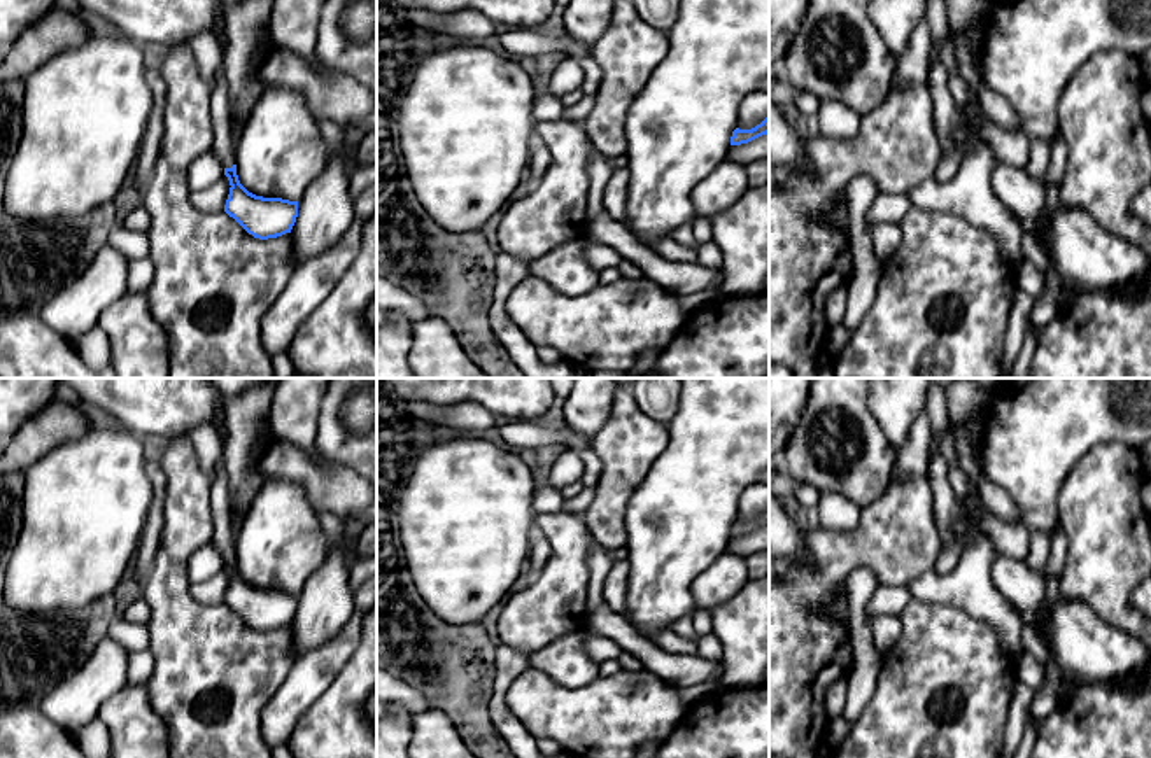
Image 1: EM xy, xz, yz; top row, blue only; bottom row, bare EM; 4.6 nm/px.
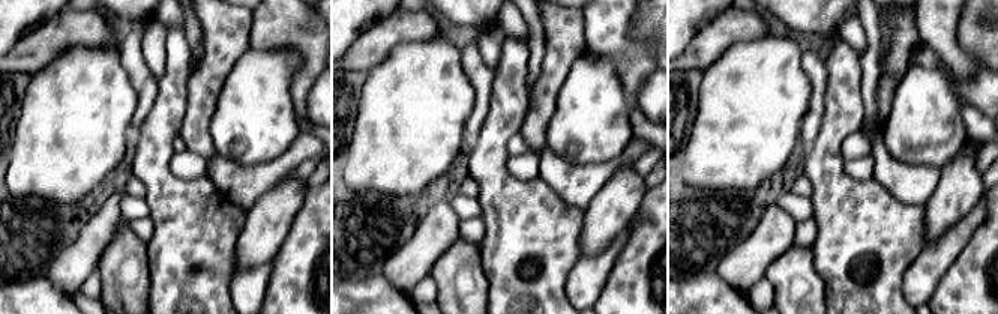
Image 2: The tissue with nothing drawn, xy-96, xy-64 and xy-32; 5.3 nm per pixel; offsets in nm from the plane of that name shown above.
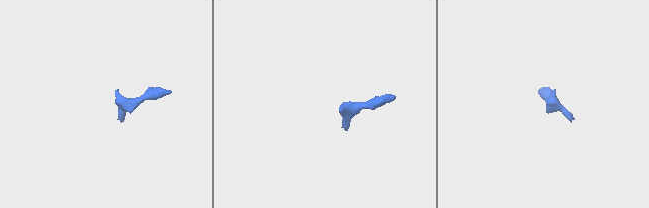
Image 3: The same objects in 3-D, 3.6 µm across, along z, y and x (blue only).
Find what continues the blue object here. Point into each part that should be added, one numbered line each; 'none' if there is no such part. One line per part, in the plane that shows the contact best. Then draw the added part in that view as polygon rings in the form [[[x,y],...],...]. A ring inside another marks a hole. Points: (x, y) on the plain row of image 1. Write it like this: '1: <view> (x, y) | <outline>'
1: xy (223, 538) | [[[222,455],[215,464],[215,476],[210,483],[210,509],[214,518],[212,543],[221,551],[222,560],[231,560],[237,555],[235,536],[231,532],[231,508],[229,508],[229,480],[224,469]]]

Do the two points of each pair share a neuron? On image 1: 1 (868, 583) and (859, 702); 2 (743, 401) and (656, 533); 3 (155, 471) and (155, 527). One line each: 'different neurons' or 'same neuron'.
1: same neuron
2: same neuron
3: same neuron

